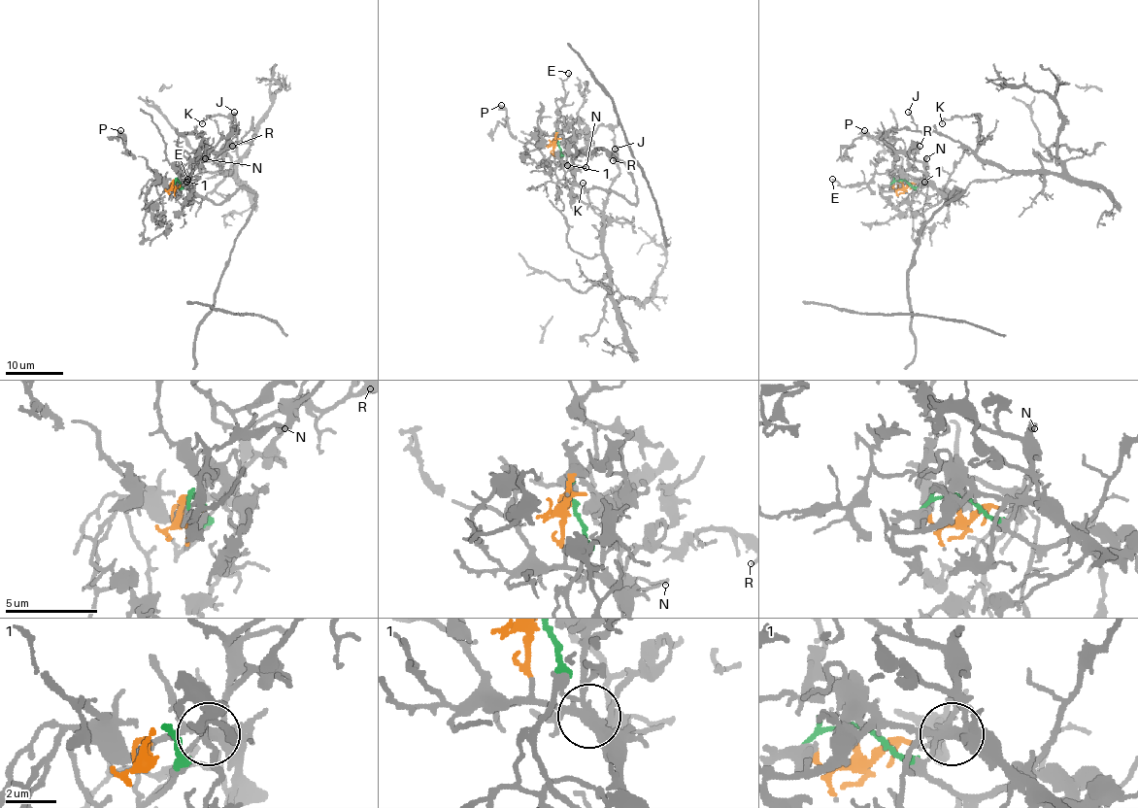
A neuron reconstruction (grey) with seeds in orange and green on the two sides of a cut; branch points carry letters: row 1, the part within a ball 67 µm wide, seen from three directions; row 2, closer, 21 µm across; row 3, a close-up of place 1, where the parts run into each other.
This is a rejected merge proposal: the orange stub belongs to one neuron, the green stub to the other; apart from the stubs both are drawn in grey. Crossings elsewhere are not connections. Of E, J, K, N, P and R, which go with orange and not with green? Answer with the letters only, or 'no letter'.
E, N, P, R

